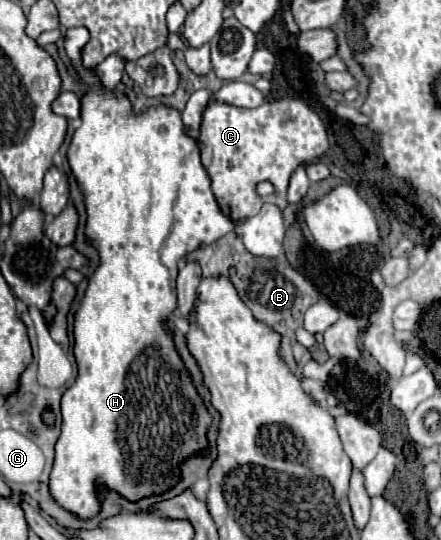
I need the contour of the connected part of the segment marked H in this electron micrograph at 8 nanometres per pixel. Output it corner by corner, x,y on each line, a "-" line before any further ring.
73,27
73,29
67,29
67,35
65,35
65,51
67,55
77,63
77,69
81,73
81,81
85,85
89,85
87,89
87,95
83,97
83,107
81,107
81,119
83,119
83,125
75,131
73,135
73,143
69,145
69,151
67,151
67,157
69,157
69,165
71,165
71,171
73,175
77,177
79,185
81,185
81,191
85,195
85,205
87,205
87,237
91,237
93,245
99,249
99,257
101,257
101,265
99,269
93,273
93,277
89,279
89,287
85,291
85,297
81,301
81,307
79,311
75,313
75,327
73,327
73,335
75,335
75,347
73,347
73,353
75,353
75,359
77,359
77,369
79,369
79,375
75,379
75,383
63,393
61,397
61,415
63,415
63,423
61,423
61,437
55,445
55,465
53,465
53,471
51,471
51,481
49,481
49,491
51,495
67,509
67,511
73,511
77,513
81,519
89,519
93,517
97,511
99,511
99,499
95,495
95,489
97,485
107,485
111,489
115,489
117,493
121,493
123,497
131,499
131,501
137,501
141,497
147,497
151,493
163,493
167,487
175,485
177,479
179,479
179,459
185,459
189,457
193,451
199,451
199,449
205,449
207,447
207,439
205,439
205,431
211,423
211,415
207,413
205,405
201,403
185,367
183,367
183,361
179,357
179,353
175,351
175,345
169,337
169,333
161,327
161,321
163,317
169,317
177,305
177,295
175,295
175,277
177,277
177,263
179,259
197,249
199,245
209,245
217,239
221,239
223,235
227,235
231,229
233,229
233,221
221,213
219,205
217,205
217,199
213,199
215,195
211,193
211,183
209,183
209,175
205,171
205,167
201,165
201,157
199,157
199,147
197,143
187,137
183,133
183,125
181,125
181,113
175,111
175,109
169,109
165,105
159,105
159,107
151,107
147,109
141,117
135,117
133,115
133,109
131,109
131,103
127,99
117,99
113,93
107,93
99,87
97,83
97,77
85,69
81,65
81,47
89,41
89,31
87,27

